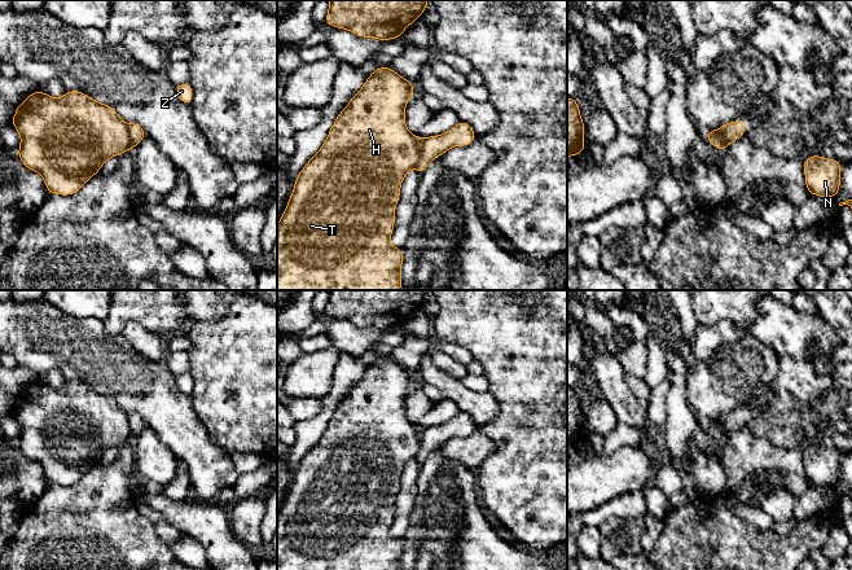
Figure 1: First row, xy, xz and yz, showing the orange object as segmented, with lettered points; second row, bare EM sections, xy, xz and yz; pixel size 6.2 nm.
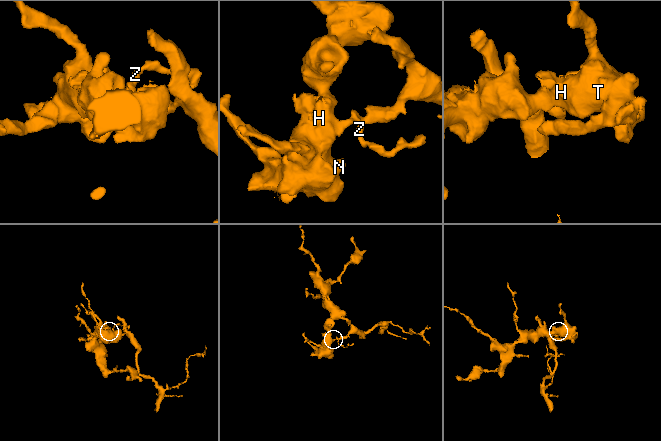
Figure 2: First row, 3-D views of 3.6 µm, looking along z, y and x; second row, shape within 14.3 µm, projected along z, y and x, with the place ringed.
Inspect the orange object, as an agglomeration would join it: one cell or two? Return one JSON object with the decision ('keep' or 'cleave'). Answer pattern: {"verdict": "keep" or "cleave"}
{"verdict": "cleave"}

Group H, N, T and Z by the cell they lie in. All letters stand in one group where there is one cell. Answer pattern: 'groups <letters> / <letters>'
groups H N T / Z

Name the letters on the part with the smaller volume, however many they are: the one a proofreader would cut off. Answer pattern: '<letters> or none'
Z

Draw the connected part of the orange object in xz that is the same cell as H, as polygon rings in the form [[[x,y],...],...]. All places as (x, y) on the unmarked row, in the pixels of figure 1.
[[[381,356],[338,404],[322,437],[298,464],[277,516],[277,570],[401,570],[404,540],[392,538],[390,529],[401,473],[421,447],[420,429],[407,420],[404,405],[414,382],[409,370]]]

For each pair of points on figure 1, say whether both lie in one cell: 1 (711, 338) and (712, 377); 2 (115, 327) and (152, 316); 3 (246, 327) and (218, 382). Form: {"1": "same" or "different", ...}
{"1": "different", "2": "same", "3": "same"}

